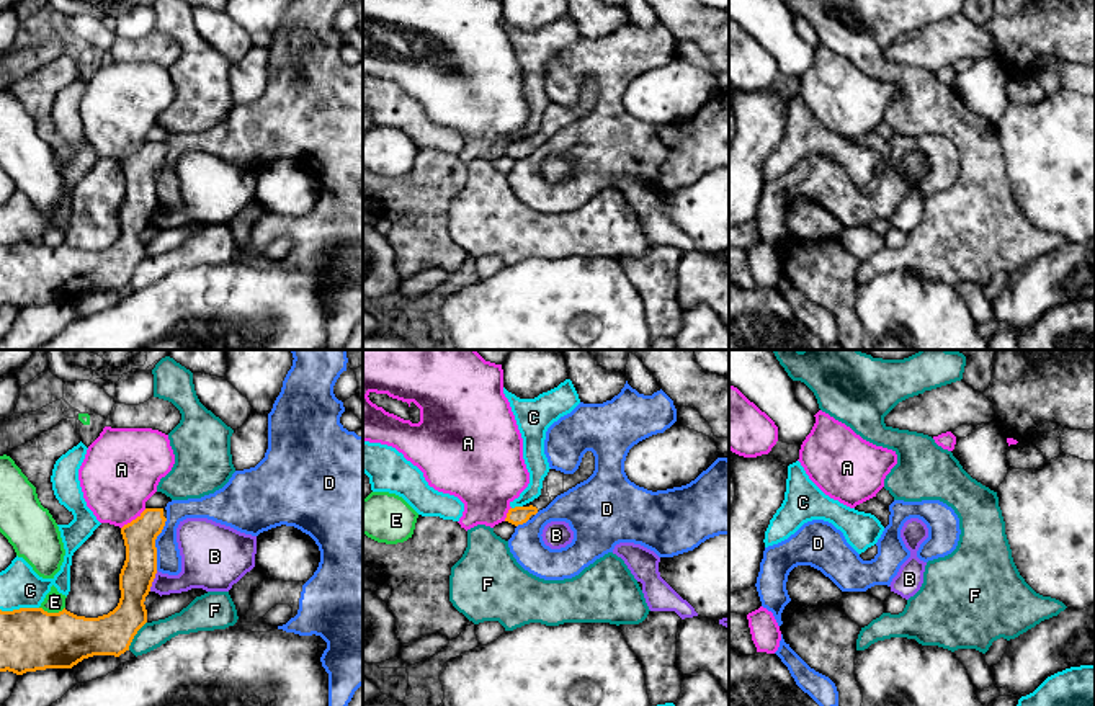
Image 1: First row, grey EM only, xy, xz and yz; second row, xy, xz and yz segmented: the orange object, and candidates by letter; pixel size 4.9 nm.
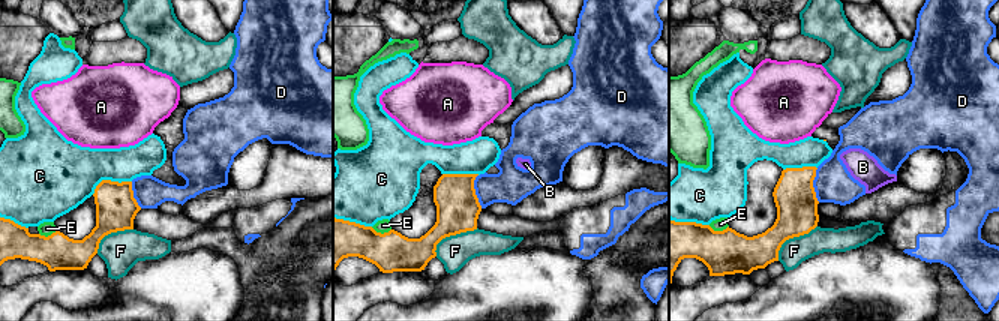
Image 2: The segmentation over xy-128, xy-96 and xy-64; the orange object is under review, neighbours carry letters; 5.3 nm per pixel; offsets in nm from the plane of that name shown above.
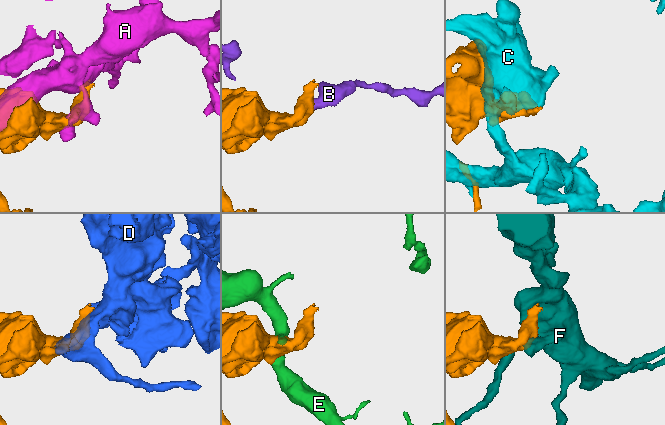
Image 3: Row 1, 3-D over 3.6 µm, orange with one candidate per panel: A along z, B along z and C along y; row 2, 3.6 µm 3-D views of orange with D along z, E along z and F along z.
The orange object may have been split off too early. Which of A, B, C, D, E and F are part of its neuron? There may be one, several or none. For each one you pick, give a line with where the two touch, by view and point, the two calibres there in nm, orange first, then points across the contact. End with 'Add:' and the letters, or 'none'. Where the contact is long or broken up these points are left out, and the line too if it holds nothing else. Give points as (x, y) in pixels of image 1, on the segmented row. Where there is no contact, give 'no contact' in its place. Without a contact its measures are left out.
Add: none

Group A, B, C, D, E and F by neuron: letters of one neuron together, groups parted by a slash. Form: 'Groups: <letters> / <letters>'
Groups: A / B / C / D / E / F

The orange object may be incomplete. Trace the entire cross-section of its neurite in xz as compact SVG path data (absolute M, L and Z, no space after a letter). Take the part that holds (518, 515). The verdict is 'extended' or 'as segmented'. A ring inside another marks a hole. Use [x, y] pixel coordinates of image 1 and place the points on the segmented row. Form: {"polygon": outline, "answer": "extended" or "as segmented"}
{"polygon": "M587 451L582 458L579 469L574 474L564 474L556 469L549 469L543 480L541 495L533 502L510 508L505 521L518 526L531 520L539 510L546 508L557 495L567 492L577 484L587 480L595 471L595 456Z", "answer": "extended"}

